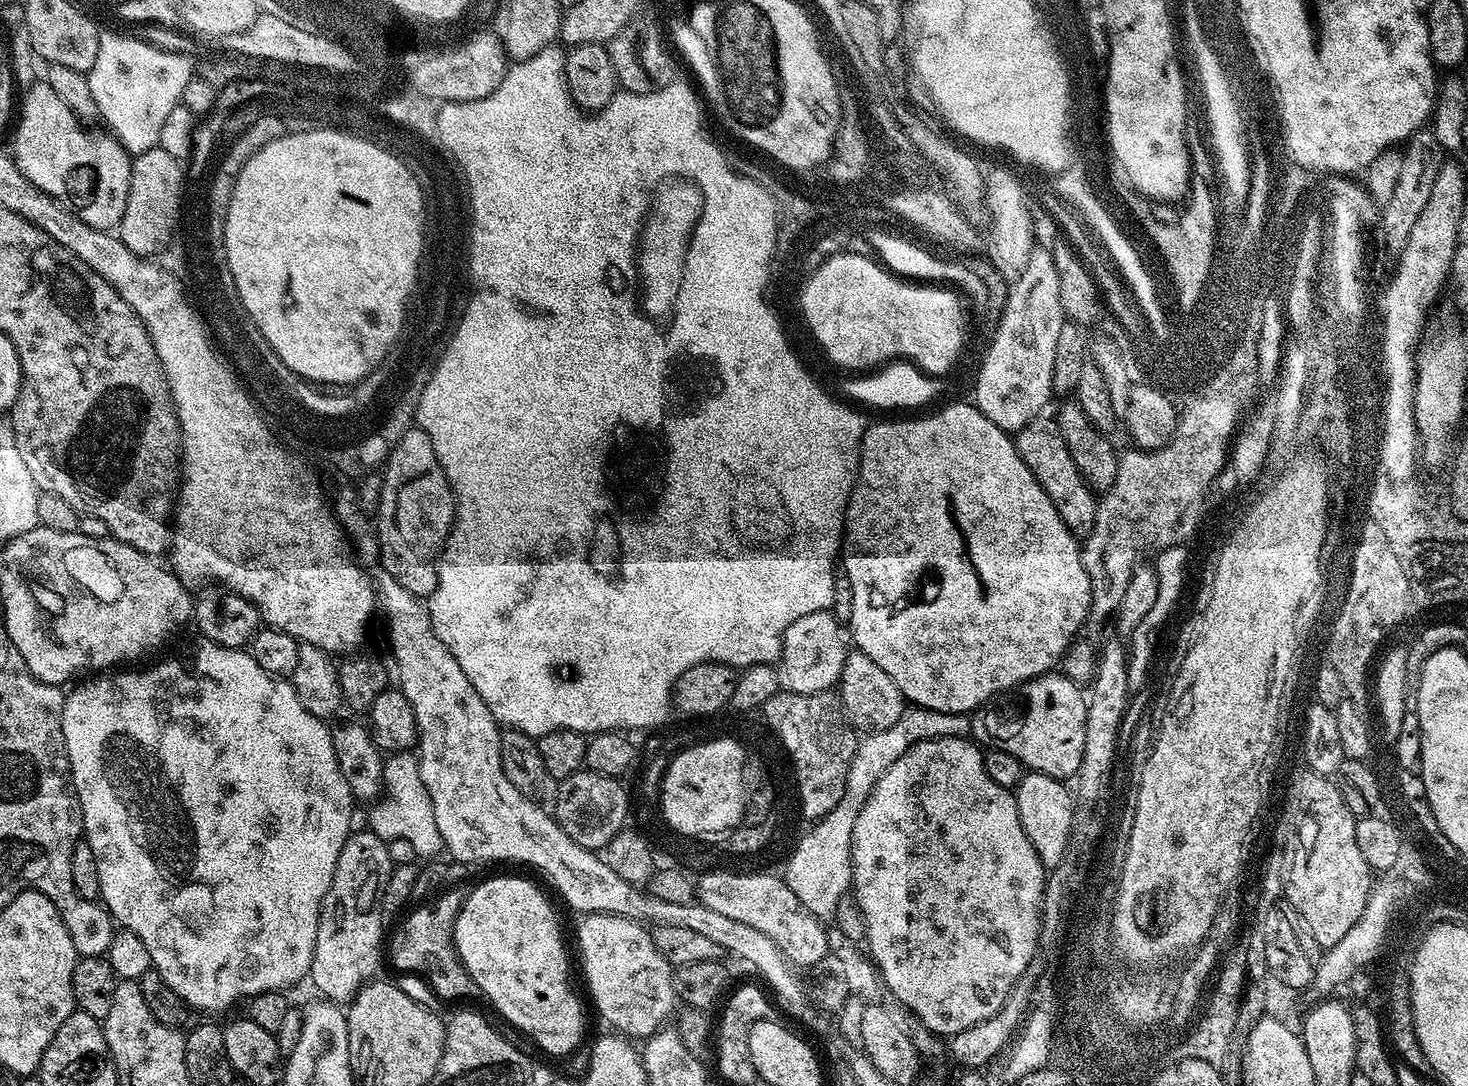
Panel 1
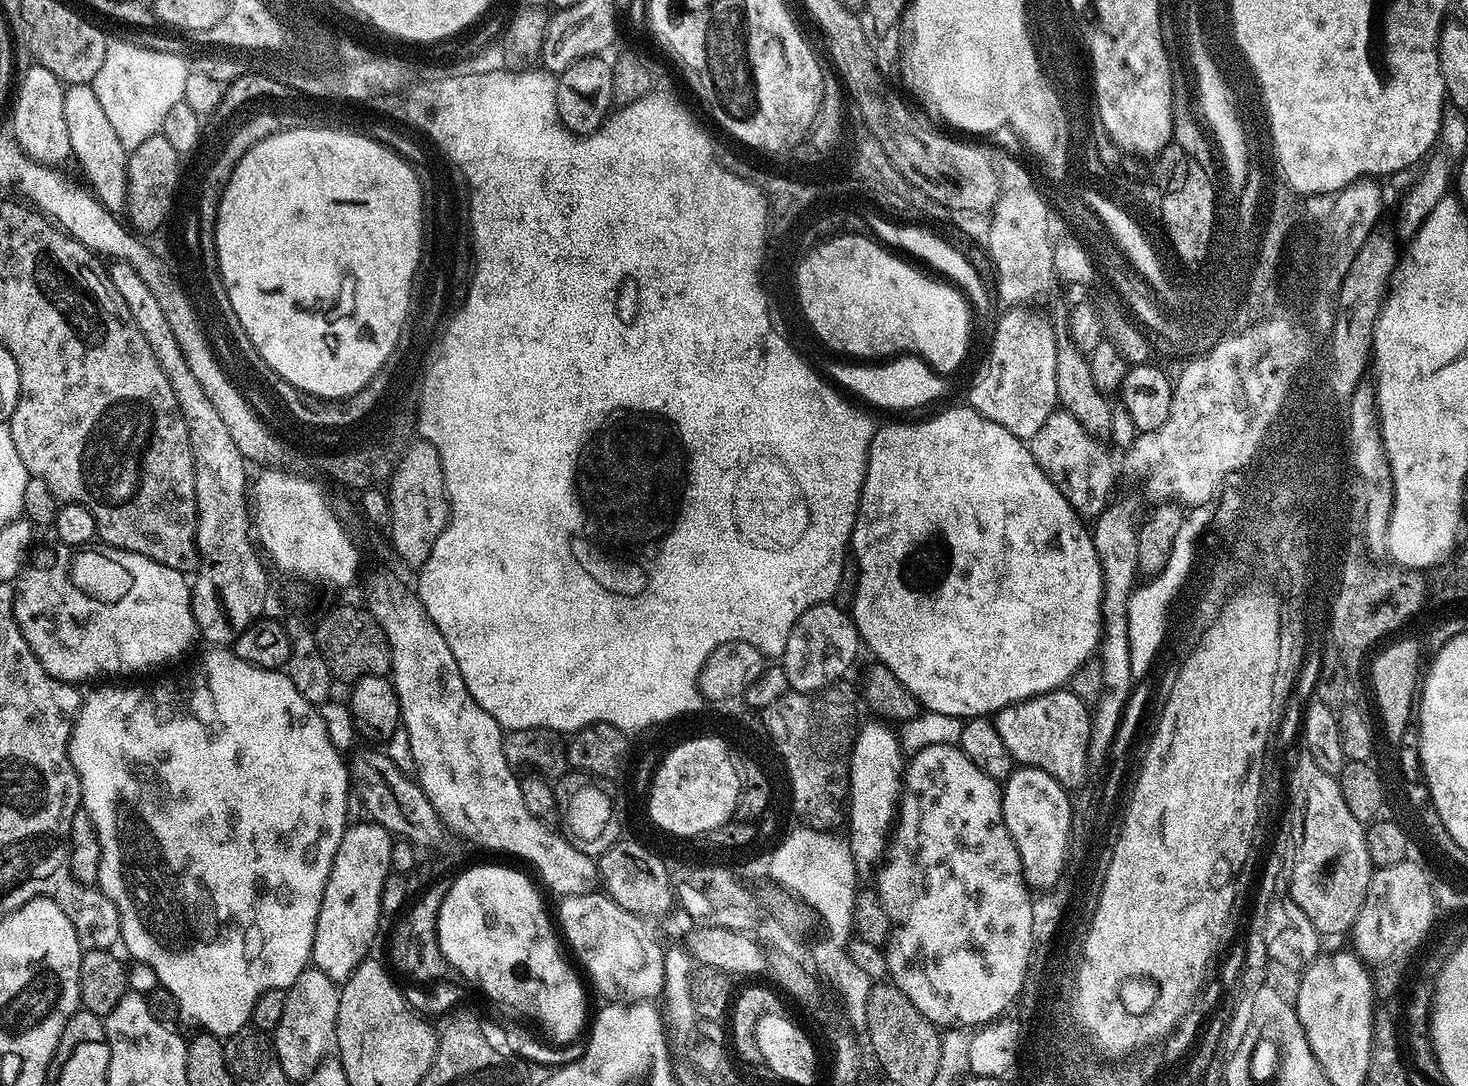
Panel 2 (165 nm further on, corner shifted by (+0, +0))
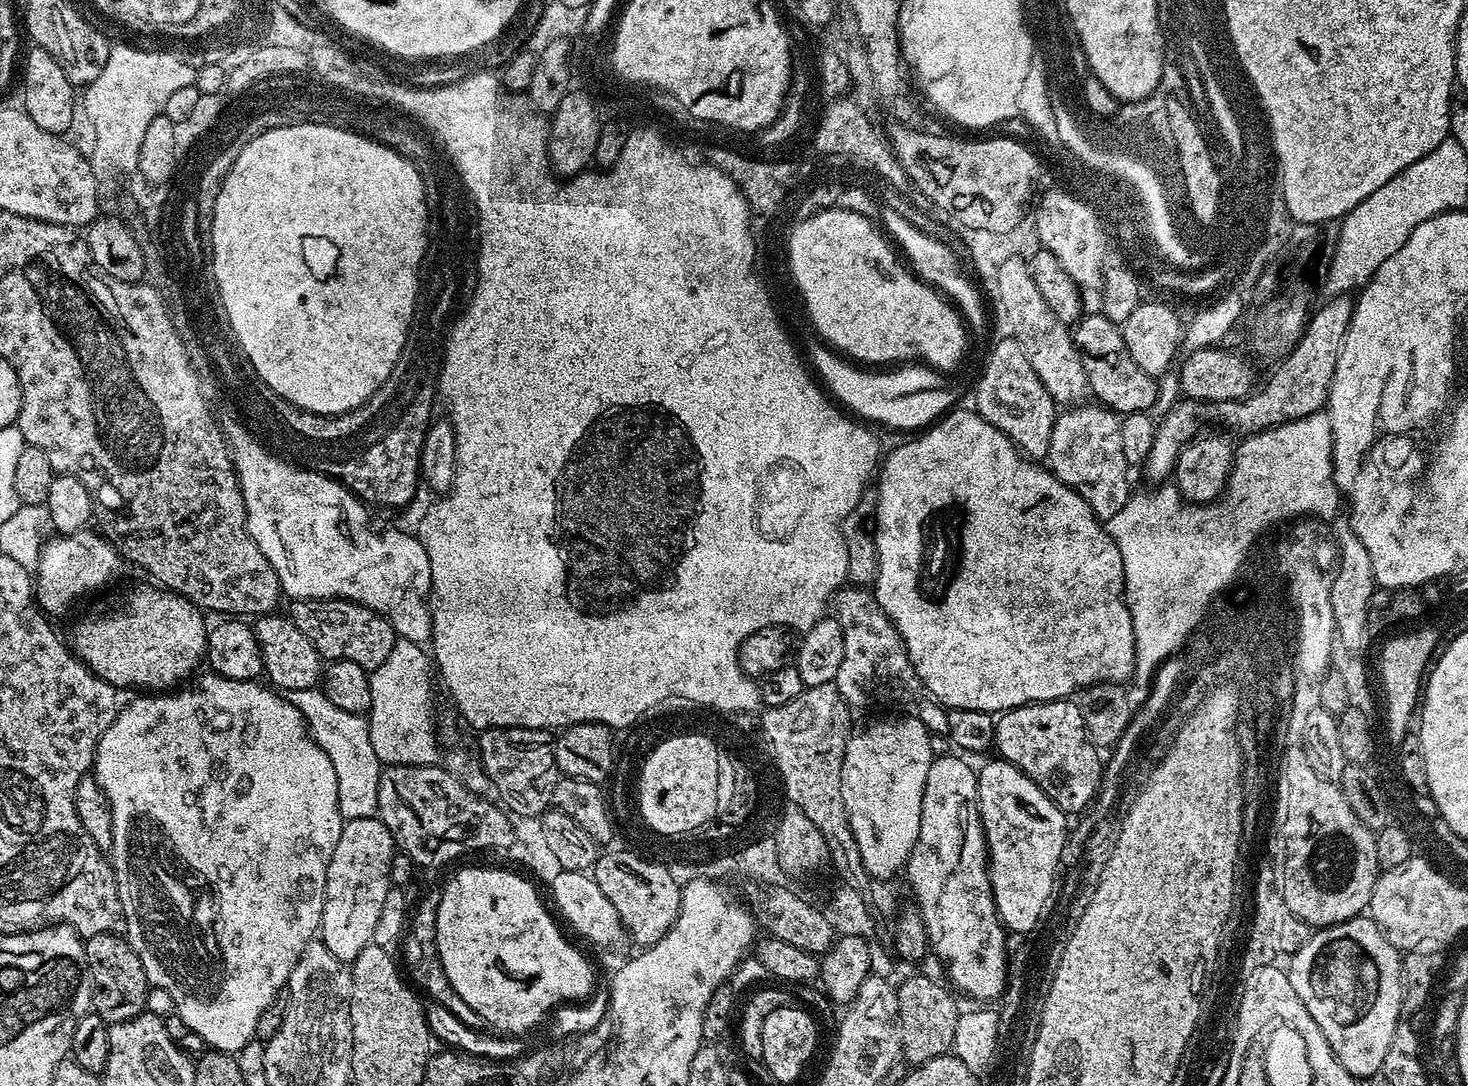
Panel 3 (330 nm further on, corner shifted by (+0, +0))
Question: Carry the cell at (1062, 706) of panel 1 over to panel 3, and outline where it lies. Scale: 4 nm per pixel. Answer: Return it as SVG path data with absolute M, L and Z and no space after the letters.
M1065 698L1063 700L1049 700L1043 704L1024 704L1021 708L1011 708L1009 712L1003 713L996 720L996 738L994 741L994 748L1003 759L1012 764L1018 770L1022 770L1031 778L1032 781L1041 788L1045 794L1047 794L1058 807L1064 811L1065 814L1072 814L1072 812L1083 813L1085 809L1093 803L1097 797L1097 793L1100 791L1101 777L1102 777L1102 762L1098 758L1096 753L1097 745L1093 744L1088 738L1088 731L1084 729L1084 723L1082 722L1082 714L1080 713L1079 703L1073 702L1071 699Z

